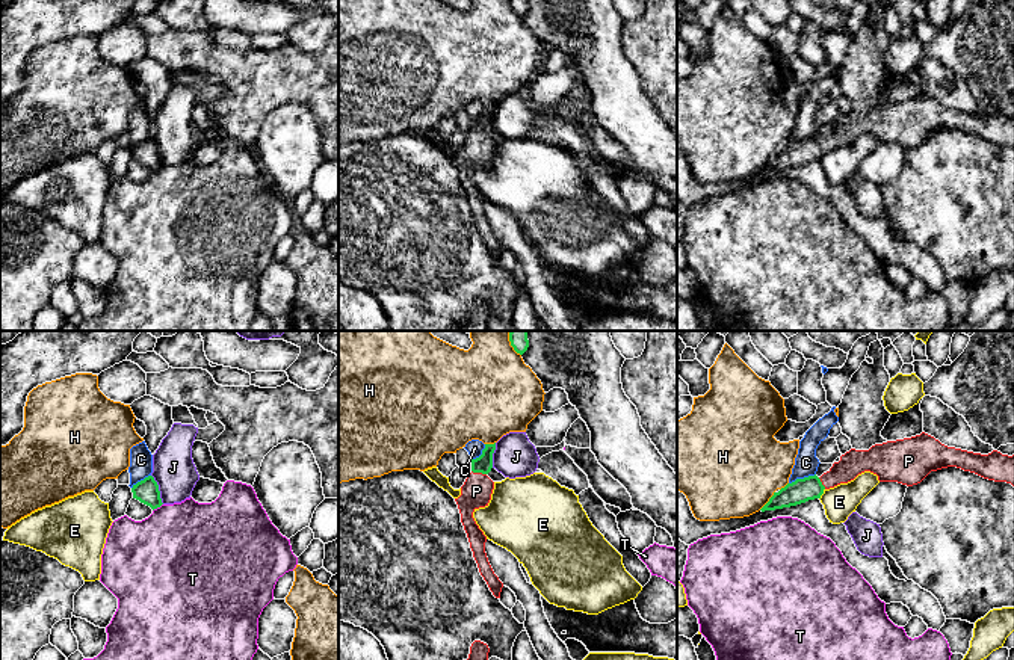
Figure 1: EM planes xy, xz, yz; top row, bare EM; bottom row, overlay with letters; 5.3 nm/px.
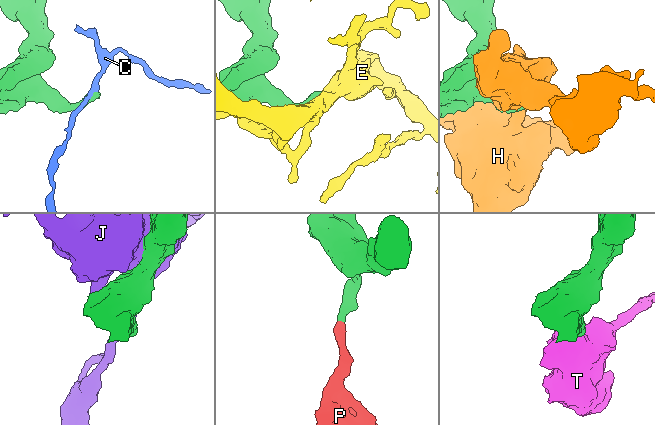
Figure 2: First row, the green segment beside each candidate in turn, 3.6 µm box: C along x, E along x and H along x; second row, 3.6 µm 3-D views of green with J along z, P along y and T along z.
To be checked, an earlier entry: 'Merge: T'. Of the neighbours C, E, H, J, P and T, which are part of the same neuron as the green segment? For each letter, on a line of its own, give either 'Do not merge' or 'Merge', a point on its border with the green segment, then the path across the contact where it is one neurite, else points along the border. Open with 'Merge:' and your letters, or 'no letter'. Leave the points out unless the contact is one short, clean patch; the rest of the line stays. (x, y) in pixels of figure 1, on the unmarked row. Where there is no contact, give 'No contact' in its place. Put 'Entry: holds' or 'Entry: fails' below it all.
Merge: P
C: Do not merge. Touches green at yz (801, 141). Boundary: yz (815, 135), (797, 139), (789, 145)
E: Do not merge. Touches green at yz (822, 154)
H: Do not merge. Touches green at yz (769, 162)
J: Do not merge. Touches green at xy (157, 151)
P: Merge. Touches green at xz (479, 133). Path across: xz (482, 126), (479, 133), (476, 153)
T: Do not merge. Touches green at xy (157, 168)
Entry: fails

